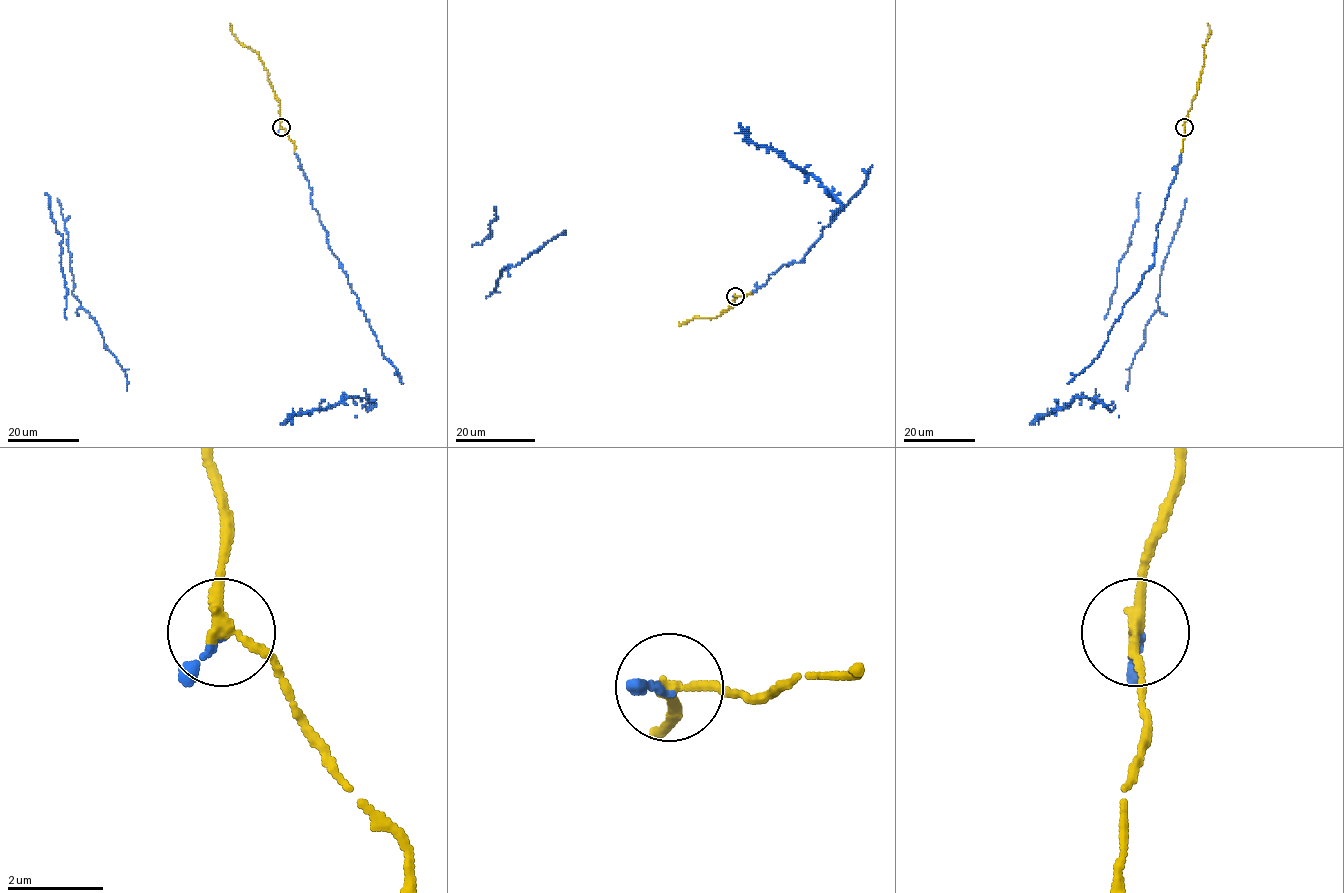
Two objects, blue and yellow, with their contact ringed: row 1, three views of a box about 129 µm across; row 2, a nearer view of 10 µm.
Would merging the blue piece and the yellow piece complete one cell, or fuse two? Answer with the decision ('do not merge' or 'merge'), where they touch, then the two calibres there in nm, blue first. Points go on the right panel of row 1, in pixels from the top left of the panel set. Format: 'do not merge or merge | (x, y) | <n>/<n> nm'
merge | (1184, 127) | 130/240 nm

